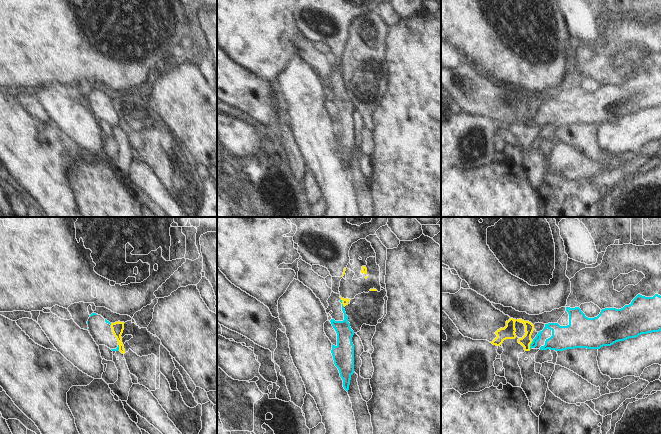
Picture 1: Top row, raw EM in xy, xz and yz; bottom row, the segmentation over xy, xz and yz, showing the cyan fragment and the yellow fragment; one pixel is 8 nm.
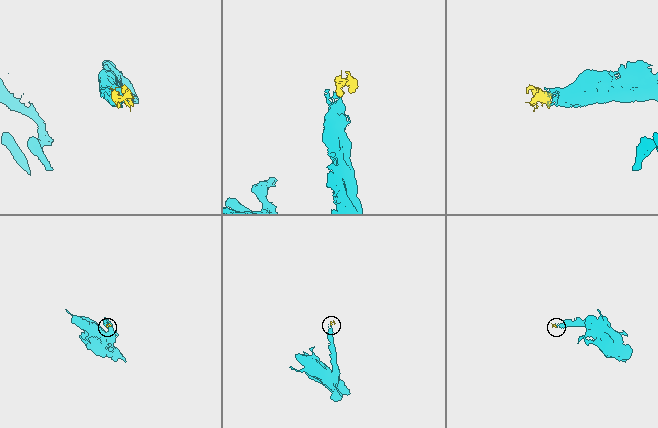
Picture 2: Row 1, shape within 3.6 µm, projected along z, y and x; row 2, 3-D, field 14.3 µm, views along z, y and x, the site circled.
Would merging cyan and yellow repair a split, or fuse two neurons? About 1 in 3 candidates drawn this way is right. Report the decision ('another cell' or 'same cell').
another cell

